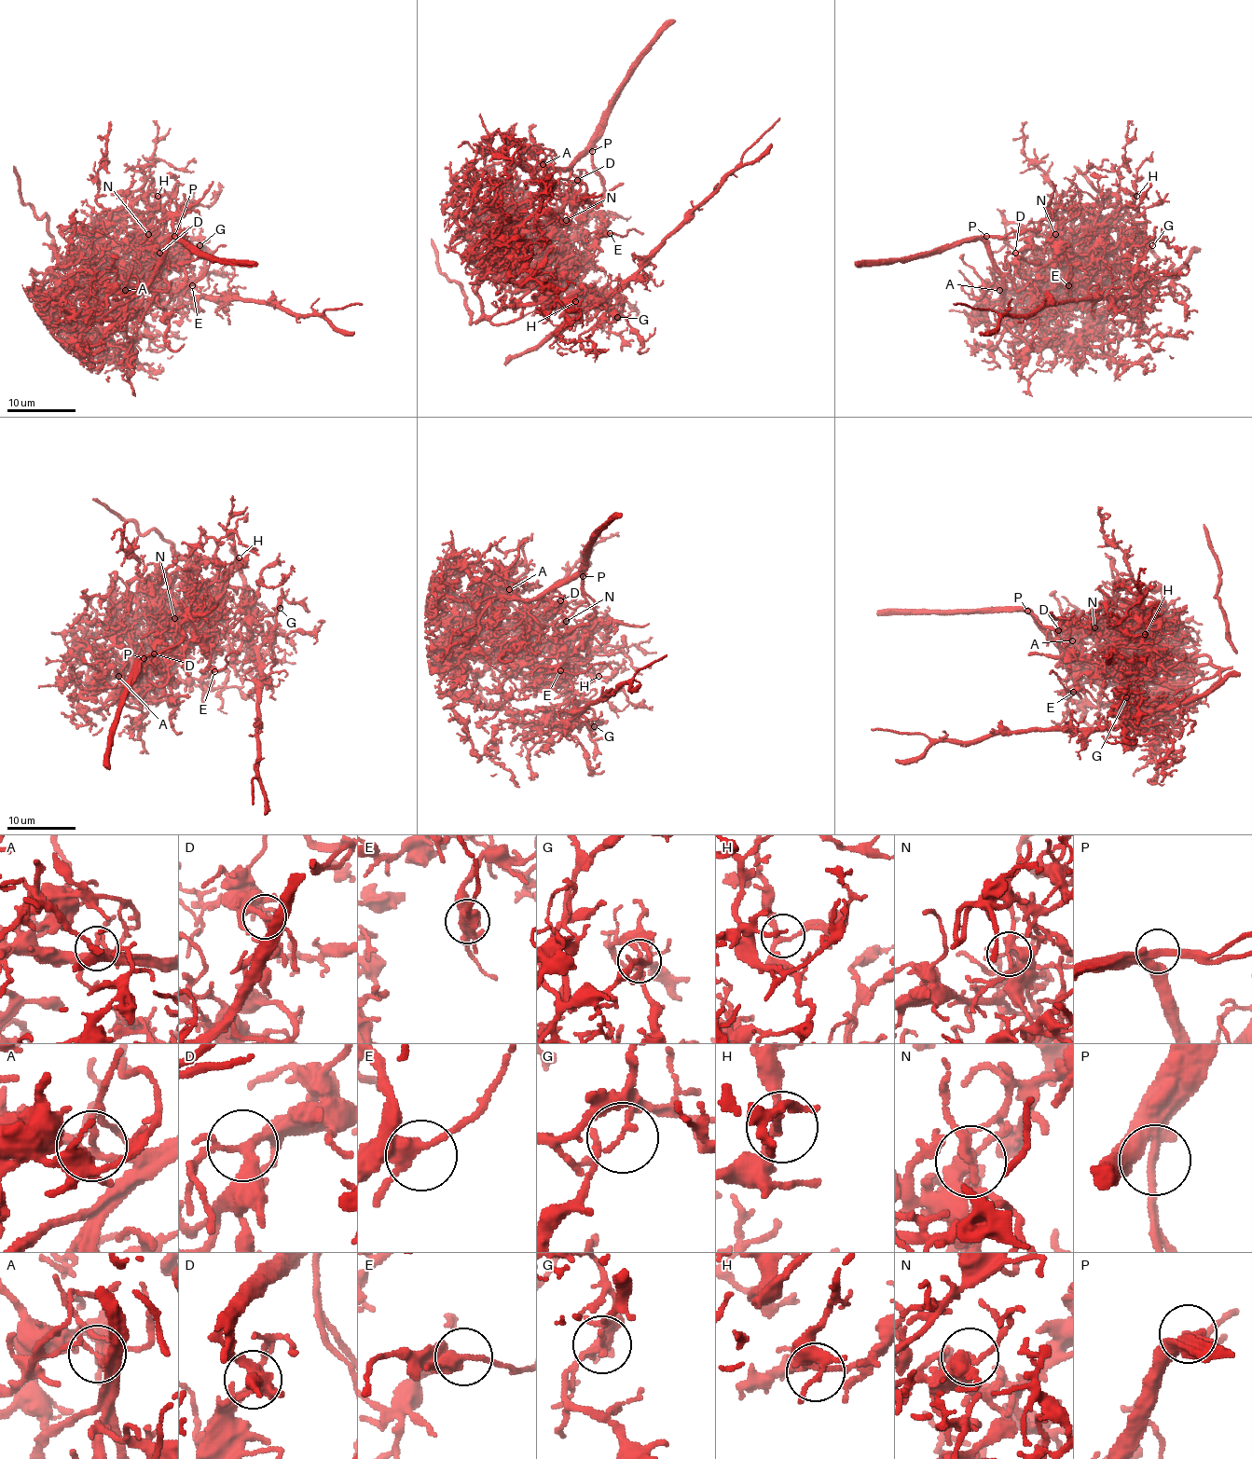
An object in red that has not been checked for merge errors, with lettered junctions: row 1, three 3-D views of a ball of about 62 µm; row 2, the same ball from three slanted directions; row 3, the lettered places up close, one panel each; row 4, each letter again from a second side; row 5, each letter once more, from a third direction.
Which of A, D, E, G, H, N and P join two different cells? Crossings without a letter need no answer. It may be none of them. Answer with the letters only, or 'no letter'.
G, N

